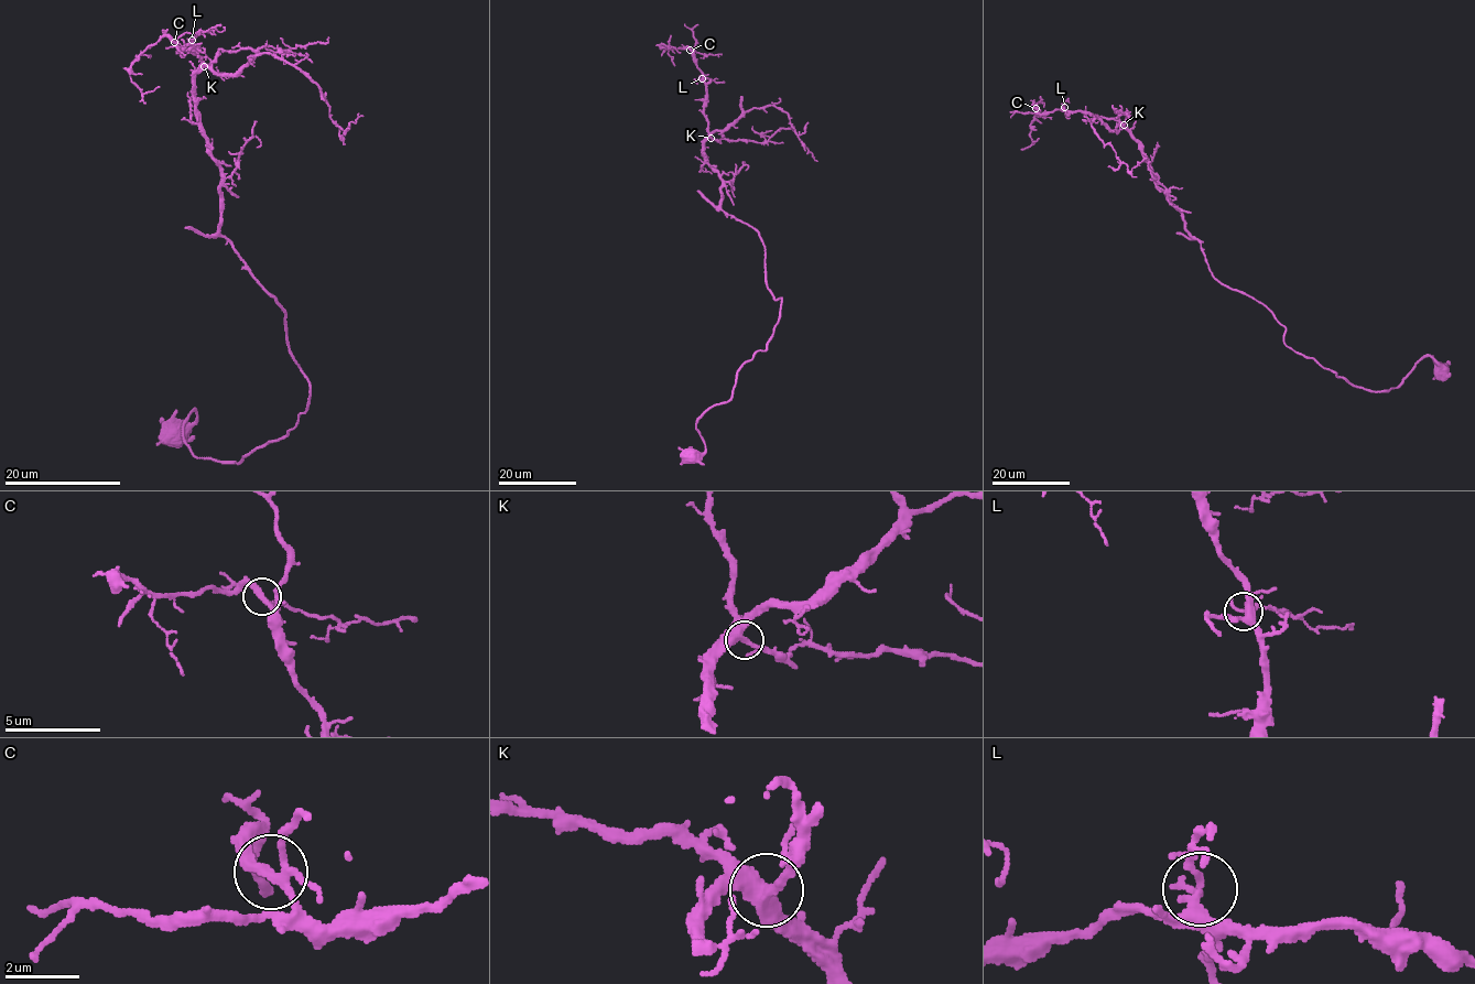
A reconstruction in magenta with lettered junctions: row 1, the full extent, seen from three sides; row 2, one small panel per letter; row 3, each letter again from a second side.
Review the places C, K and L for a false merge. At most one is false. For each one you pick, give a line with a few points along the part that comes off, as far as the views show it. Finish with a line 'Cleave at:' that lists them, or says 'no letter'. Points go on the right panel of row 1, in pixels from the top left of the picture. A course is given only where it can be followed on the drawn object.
Cleave at: no letter

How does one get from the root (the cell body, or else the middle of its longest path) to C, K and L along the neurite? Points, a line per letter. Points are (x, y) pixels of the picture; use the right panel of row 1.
C: (1443, 369), (1427, 356), (1373, 391), (1295, 353), (1261, 303), (1214, 277), (1117, 120), (1036, 108)
K: (1443, 369), (1427, 356), (1398, 387), (1373, 391), (1289, 348), (1261, 303), (1211, 272), (1123, 125)
L: (1443, 369), (1427, 356), (1373, 391), (1295, 353), (1261, 303), (1211, 272), (1142, 146), (1117, 120), (1064, 107)

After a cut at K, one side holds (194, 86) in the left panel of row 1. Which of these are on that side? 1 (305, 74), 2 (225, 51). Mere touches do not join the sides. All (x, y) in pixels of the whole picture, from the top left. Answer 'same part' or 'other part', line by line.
1: same part
2: other part

